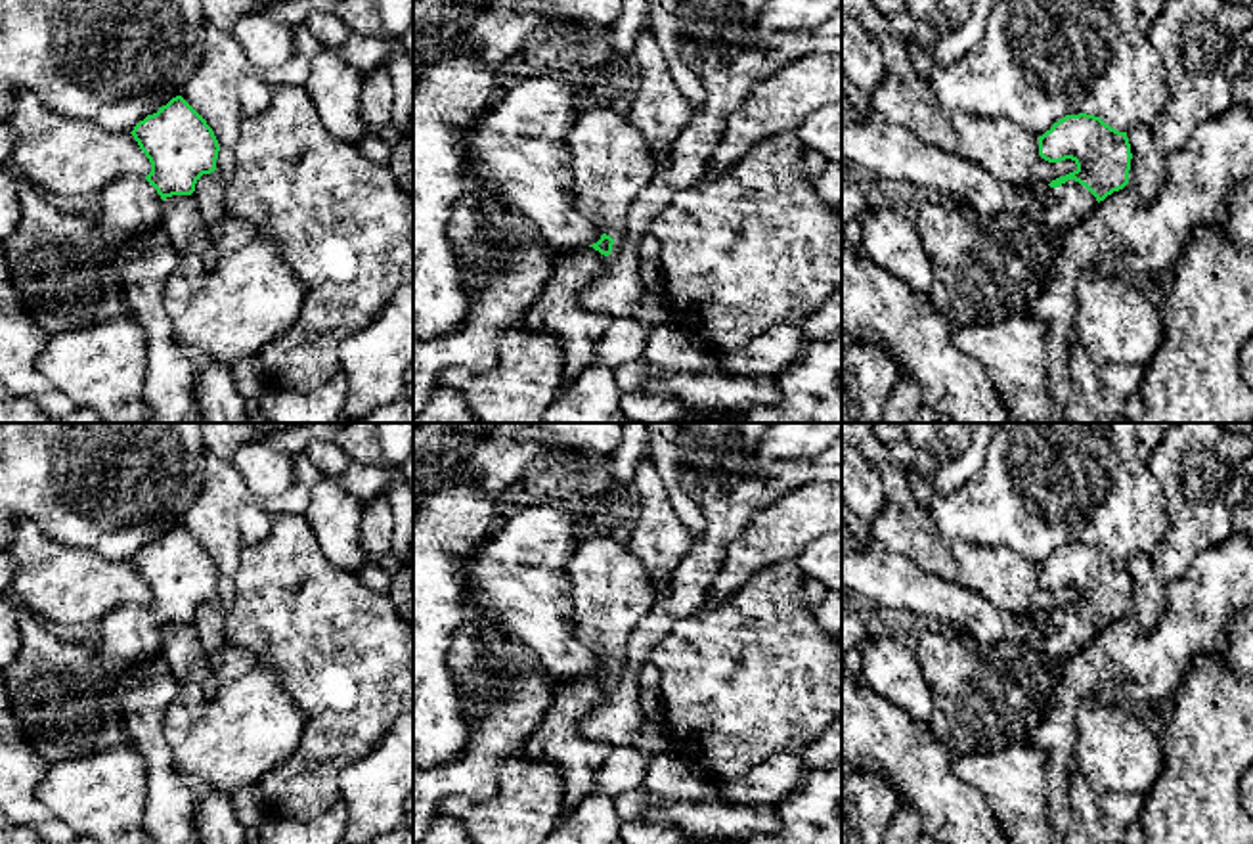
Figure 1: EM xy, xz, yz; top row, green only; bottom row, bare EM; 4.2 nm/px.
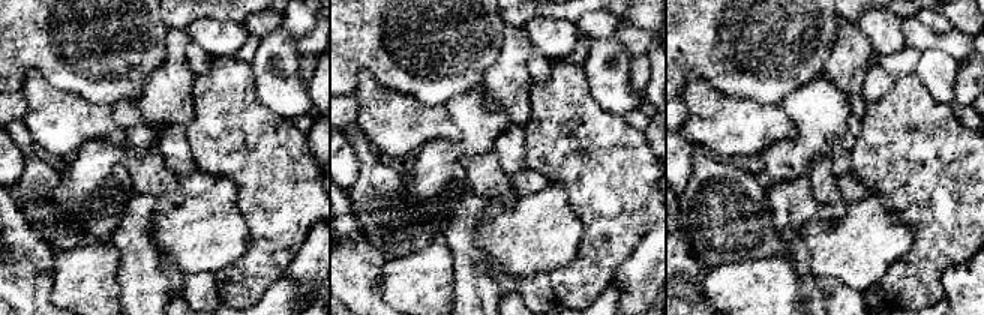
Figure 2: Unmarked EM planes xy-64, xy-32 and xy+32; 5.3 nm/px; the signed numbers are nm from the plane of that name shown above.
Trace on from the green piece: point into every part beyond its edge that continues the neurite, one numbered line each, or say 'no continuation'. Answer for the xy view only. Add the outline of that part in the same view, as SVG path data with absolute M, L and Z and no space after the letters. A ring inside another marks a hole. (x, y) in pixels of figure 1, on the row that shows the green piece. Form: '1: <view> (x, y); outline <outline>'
1: xy (131, 207); outline M130 174L107 184L101 191L101 207L94 216L101 245L115 253L107 270L115 276L122 247L149 235L161 222L163 199L142 176Z

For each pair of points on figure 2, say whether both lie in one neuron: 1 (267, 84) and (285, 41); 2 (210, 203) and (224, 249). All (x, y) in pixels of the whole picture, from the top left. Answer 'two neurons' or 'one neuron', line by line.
1: one neuron
2: one neuron

